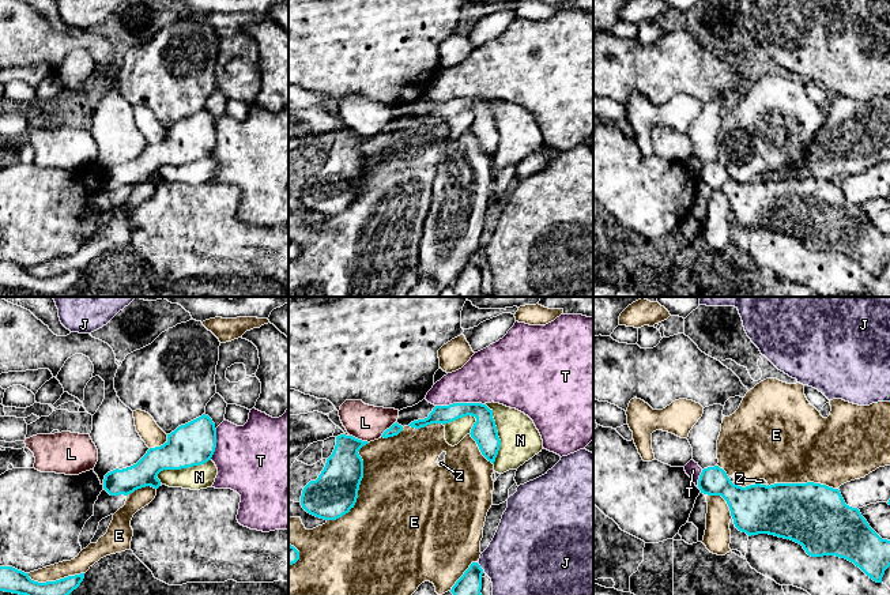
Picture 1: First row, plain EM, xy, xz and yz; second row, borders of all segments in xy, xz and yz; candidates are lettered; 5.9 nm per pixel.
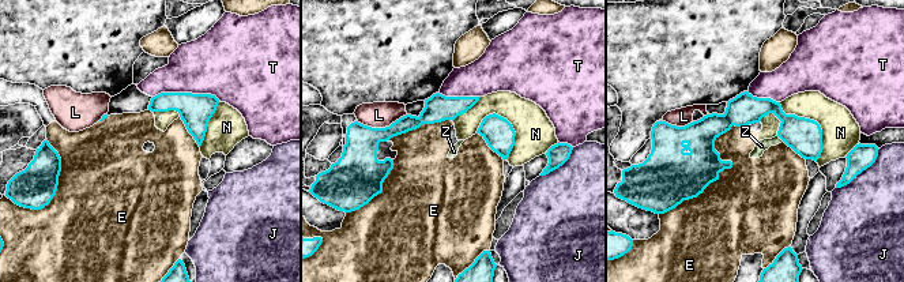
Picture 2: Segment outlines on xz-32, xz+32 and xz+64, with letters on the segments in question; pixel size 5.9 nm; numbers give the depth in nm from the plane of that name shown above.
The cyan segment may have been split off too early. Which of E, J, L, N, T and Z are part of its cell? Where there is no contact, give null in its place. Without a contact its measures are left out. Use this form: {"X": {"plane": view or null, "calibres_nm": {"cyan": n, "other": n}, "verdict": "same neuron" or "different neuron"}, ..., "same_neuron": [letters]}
{"E": {"plane": "xz", "calibres_nm": {"cyan": 280, "other": 480}, "verdict": "different neuron"}, "J": {"plane": "xz", "calibres_nm": {"cyan": 140, "other": 420}, "verdict": "different neuron"}, "L": {"plane": "xz", "calibres_nm": {"cyan": 240, "other": 220}, "verdict": "different neuron"}, "N": {"plane": "xy", "calibres_nm": {"cyan": 260, "other": 140}, "verdict": "different neuron"}, "T": {"plane": "xz", "calibres_nm": {"cyan": 150, "other": 300}, "verdict": "different neuron"}, "Z": {"plane": "yz", "calibres_nm": {"cyan": 340, "other": 30}, "verdict": "different neuron"}, "same_neuron": []}

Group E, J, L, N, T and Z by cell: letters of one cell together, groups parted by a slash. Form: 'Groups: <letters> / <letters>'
Groups: E L N Z / J / T

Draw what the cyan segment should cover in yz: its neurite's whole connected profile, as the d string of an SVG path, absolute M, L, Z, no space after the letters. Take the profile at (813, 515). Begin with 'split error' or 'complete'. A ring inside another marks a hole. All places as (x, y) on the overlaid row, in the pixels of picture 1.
complete; M719 466L702 470L698 487L704 494L721 496L729 506L735 527L748 536L769 534L802 545L811 557L845 558L876 583L882 583L885 570L890 566L890 541L882 539L857 508L846 505L838 489L814 482L770 486L755 483L742 487L734 485Z

